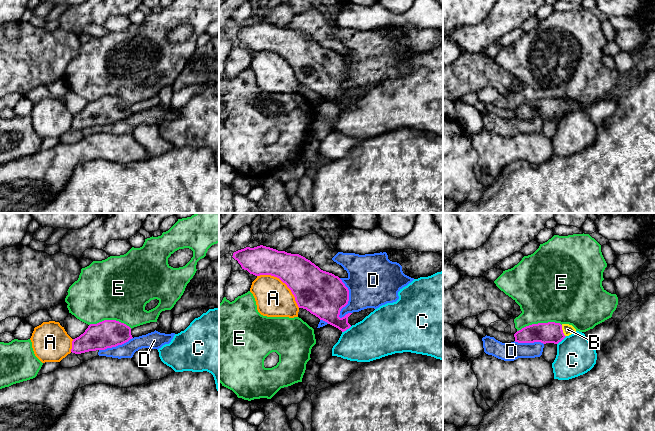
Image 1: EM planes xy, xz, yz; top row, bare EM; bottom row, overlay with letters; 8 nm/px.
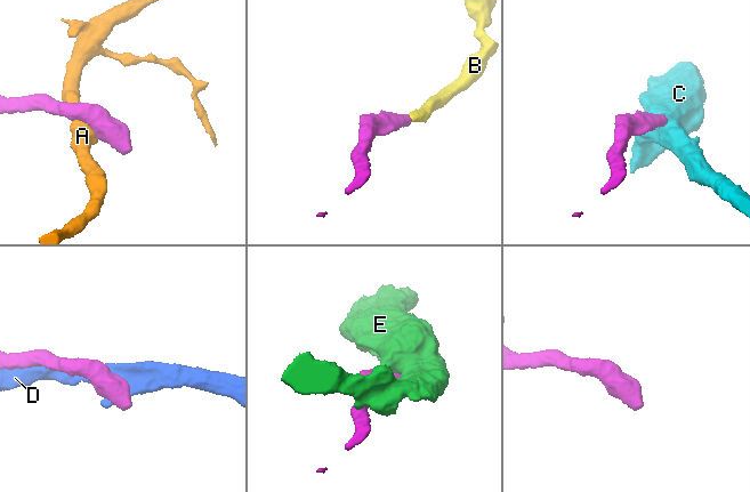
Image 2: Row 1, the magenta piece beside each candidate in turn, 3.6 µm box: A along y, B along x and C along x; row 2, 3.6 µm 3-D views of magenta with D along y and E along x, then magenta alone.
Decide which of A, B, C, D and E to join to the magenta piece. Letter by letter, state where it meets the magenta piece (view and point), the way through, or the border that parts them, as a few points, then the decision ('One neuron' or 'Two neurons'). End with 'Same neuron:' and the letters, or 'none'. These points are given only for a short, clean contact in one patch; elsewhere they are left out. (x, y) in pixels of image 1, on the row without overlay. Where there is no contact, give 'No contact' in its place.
A: Touches magenta at xz (283, 58). Two neurons
B: Touches magenta at yz (562, 107). Path across: yz (551, 108), (562, 107), (567, 105). One neuron
C: Touches magenta at xz (346, 105). Boundary: xz (351, 102), (342, 108). Two neurons
D: Touches magenta at xz (348, 74). Two neurons
E: Touches magenta at yz (539, 99). Two neurons
Same neuron: B

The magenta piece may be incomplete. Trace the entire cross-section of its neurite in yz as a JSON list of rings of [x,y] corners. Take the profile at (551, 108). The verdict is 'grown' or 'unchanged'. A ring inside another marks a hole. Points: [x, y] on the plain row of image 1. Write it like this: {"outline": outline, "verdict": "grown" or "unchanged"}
{"outline": [[[555,98],[532,100],[522,104],[514,110],[515,118],[534,119],[541,118],[558,120],[566,112],[576,108],[576,105],[569,100]]], "verdict": "grown"}

